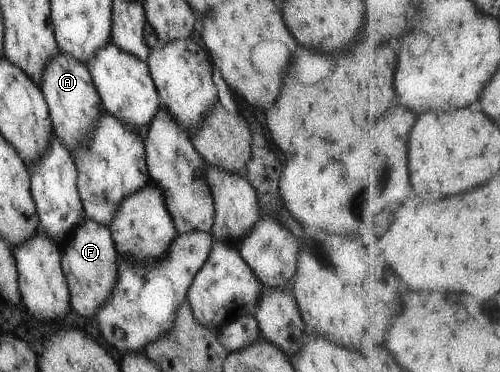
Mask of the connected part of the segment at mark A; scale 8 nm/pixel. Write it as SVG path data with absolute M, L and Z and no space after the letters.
M58 50L44 67L38 88L48 109L53 136L69 153L75 153L95 130L95 122L101 115L101 100L88 69L72 56Z

